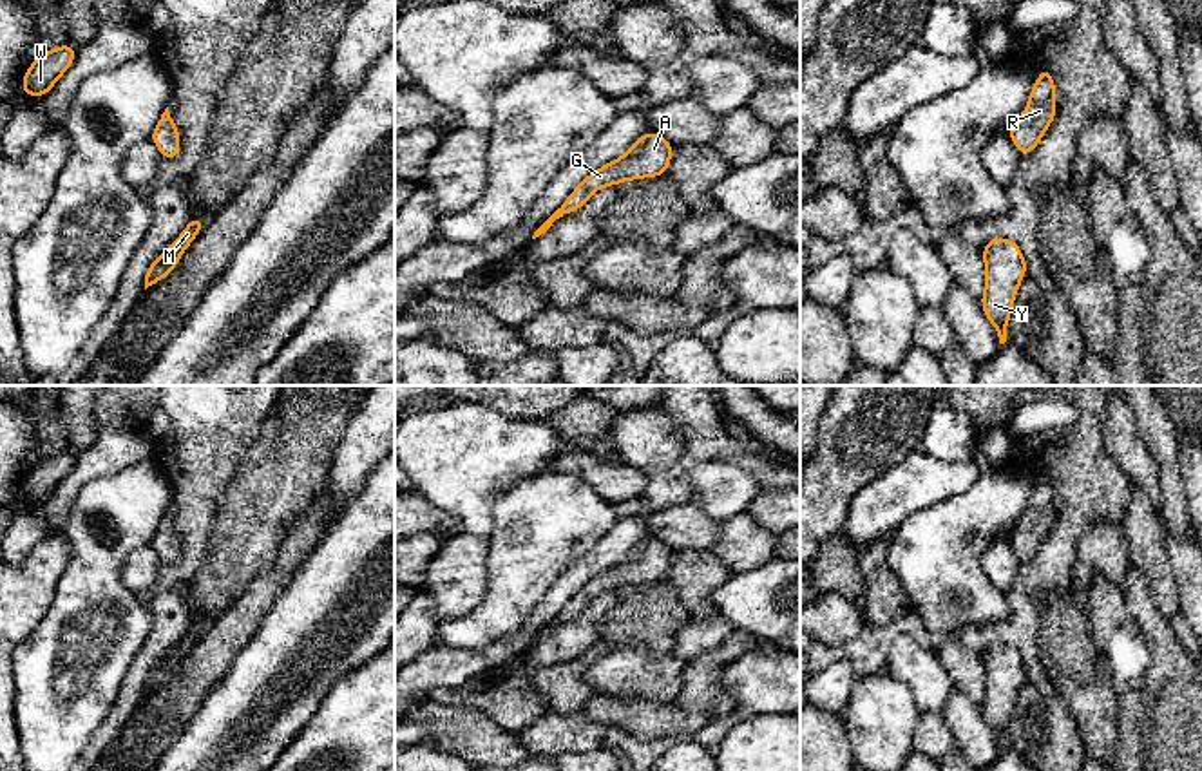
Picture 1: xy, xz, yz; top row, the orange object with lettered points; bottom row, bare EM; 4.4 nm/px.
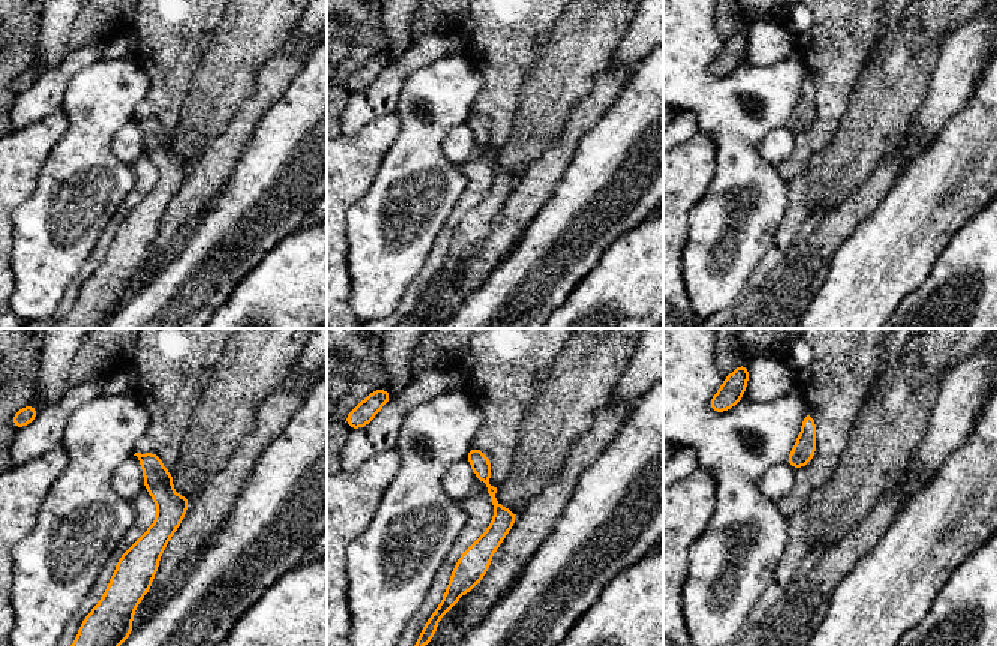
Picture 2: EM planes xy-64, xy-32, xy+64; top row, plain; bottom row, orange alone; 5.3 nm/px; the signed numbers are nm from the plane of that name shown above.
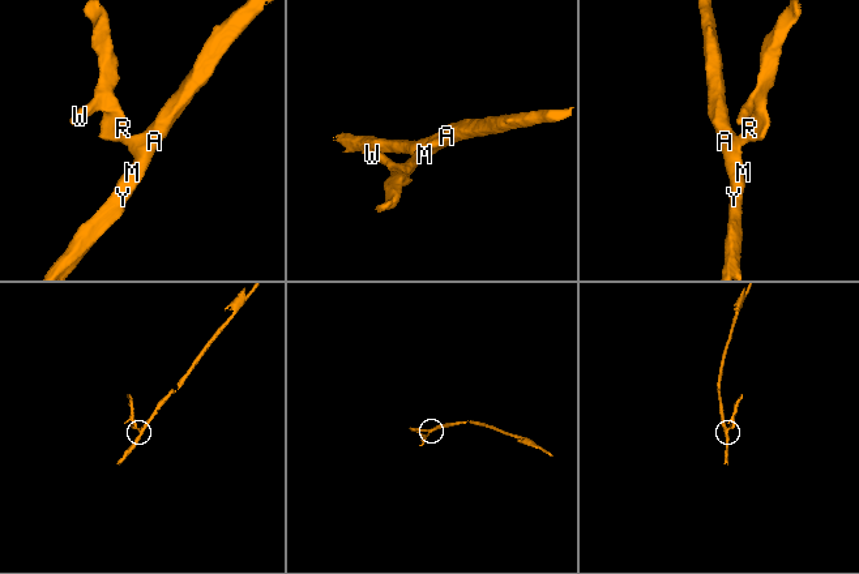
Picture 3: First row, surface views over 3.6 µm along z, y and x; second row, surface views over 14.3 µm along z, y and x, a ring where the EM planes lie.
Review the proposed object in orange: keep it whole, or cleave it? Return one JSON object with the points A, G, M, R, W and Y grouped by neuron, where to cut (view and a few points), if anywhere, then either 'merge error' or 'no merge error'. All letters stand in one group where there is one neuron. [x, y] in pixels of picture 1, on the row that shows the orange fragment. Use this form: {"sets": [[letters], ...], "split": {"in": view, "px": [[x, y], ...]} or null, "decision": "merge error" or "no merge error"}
{"sets": [["A", "G", "M", "R", "W", "Y"]], "split": null, "decision": "no merge error"}

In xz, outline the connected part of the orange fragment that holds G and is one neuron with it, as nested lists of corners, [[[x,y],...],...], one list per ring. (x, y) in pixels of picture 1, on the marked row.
[[[653,132],[643,134],[625,156],[603,165],[585,177],[568,199],[534,232],[532,239],[545,233],[556,219],[579,210],[588,197],[603,186],[615,186],[617,183],[630,179],[664,176],[672,152],[673,147],[668,139]]]

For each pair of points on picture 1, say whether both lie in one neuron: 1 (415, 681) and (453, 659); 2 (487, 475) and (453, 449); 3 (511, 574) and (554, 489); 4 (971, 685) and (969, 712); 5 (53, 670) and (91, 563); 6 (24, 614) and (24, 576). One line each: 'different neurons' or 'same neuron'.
1: same neuron
2: same neuron
3: same neuron
4: different neurons
5: same neuron
6: same neuron

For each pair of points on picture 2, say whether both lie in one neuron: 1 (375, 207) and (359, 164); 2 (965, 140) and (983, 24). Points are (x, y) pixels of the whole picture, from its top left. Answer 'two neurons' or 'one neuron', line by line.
1: two neurons
2: two neurons

